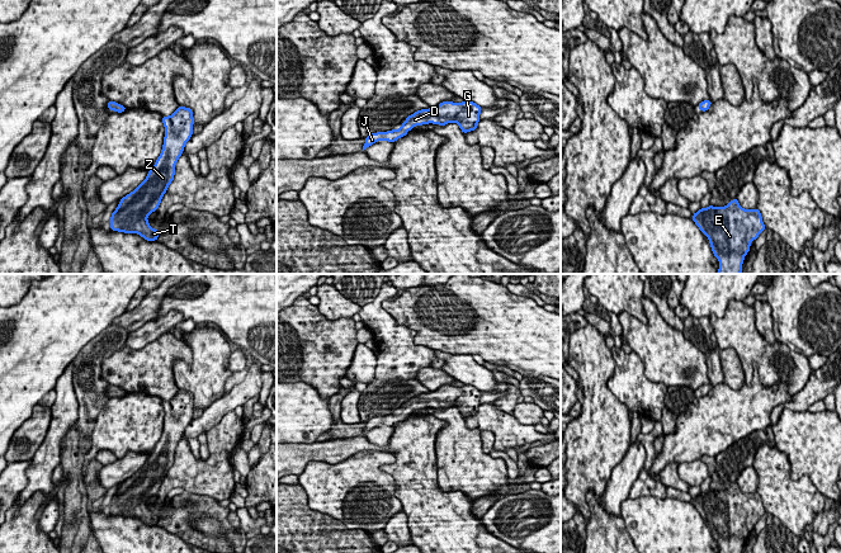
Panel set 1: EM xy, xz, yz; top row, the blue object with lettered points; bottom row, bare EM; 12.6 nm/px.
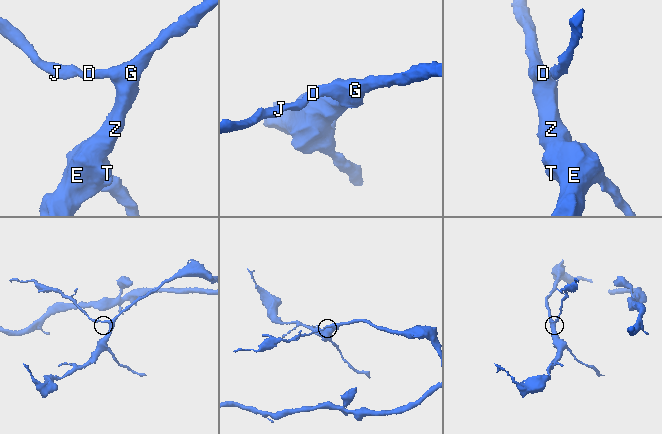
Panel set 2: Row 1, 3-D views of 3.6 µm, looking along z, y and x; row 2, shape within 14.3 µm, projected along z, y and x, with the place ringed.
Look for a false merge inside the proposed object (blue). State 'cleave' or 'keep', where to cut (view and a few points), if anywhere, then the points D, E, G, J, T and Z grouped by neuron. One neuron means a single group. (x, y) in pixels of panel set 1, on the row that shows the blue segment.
keep; cut none; groups D E G J T Z

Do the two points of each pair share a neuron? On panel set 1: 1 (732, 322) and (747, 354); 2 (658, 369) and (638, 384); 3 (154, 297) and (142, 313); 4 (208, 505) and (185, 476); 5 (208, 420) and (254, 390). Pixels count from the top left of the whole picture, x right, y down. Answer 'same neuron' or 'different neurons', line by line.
1: same neuron
2: different neurons
3: same neuron
4: different neurons
5: same neuron

